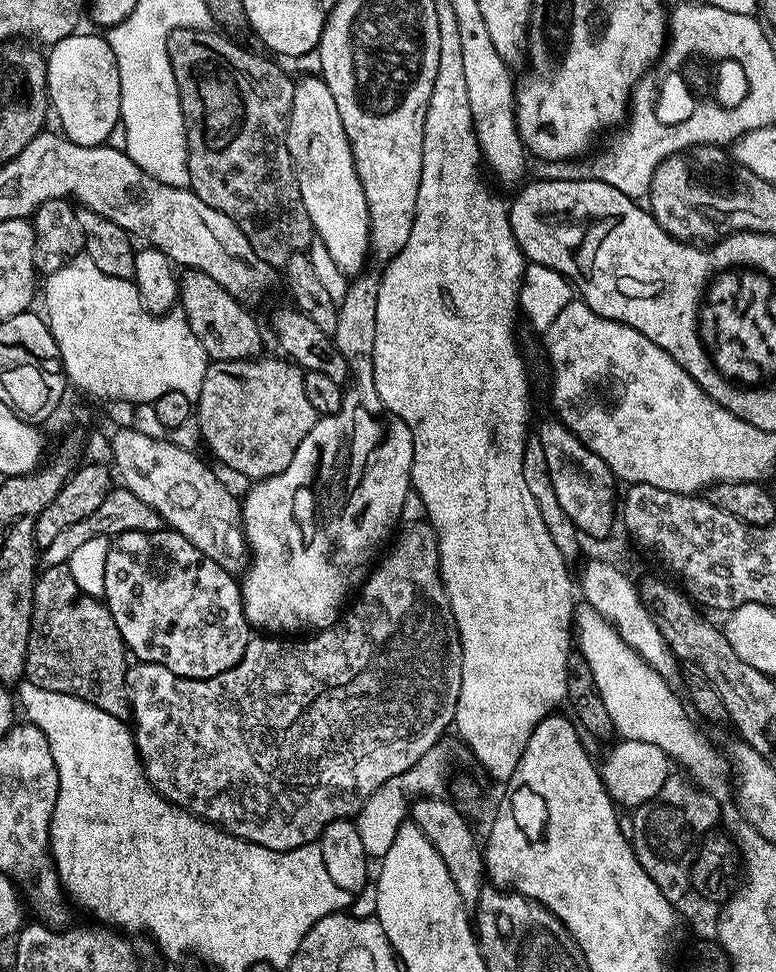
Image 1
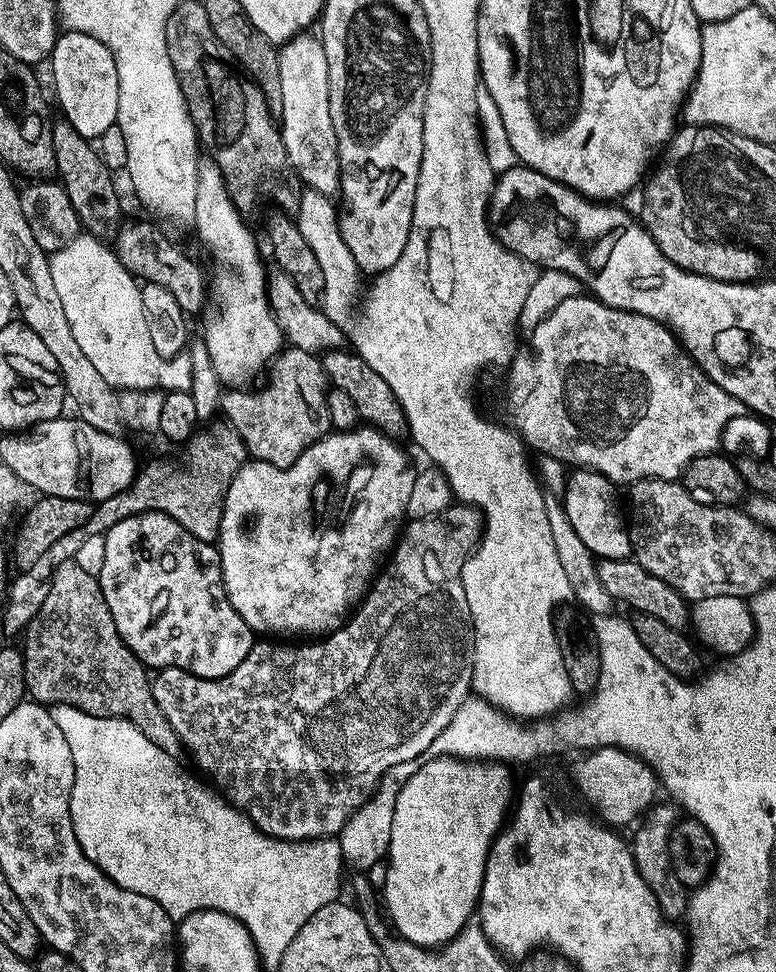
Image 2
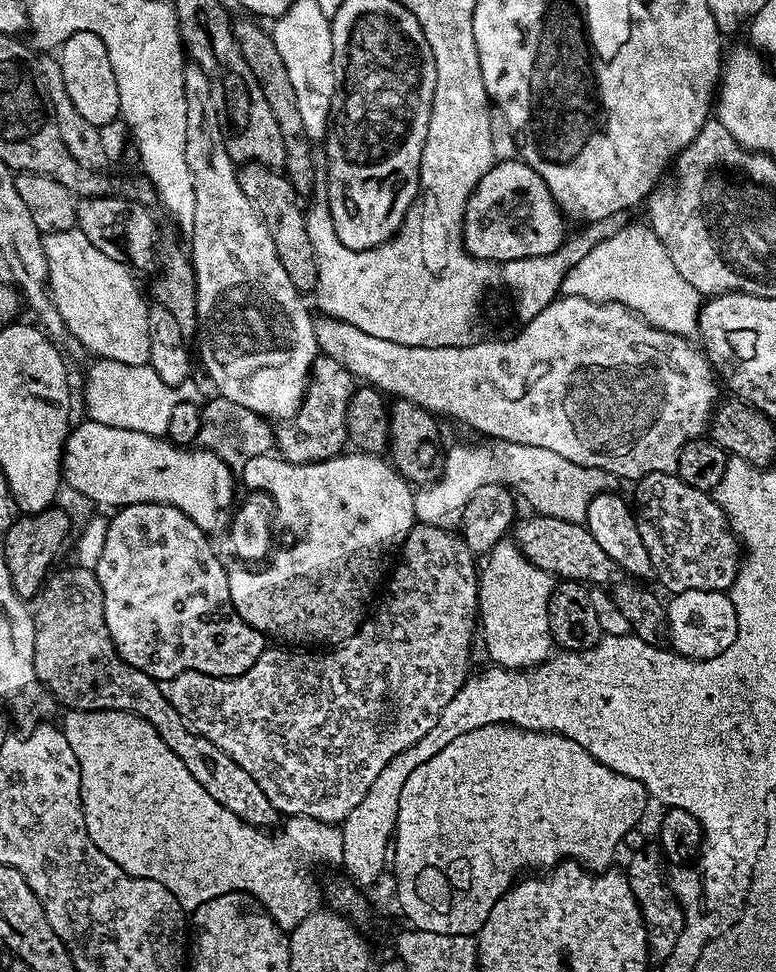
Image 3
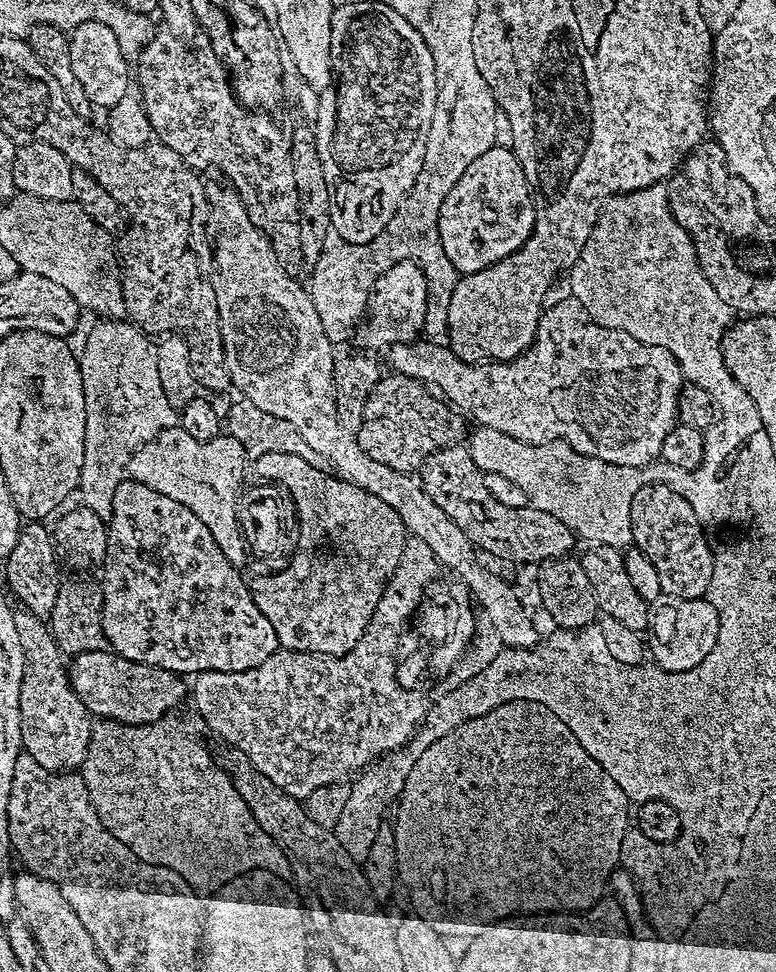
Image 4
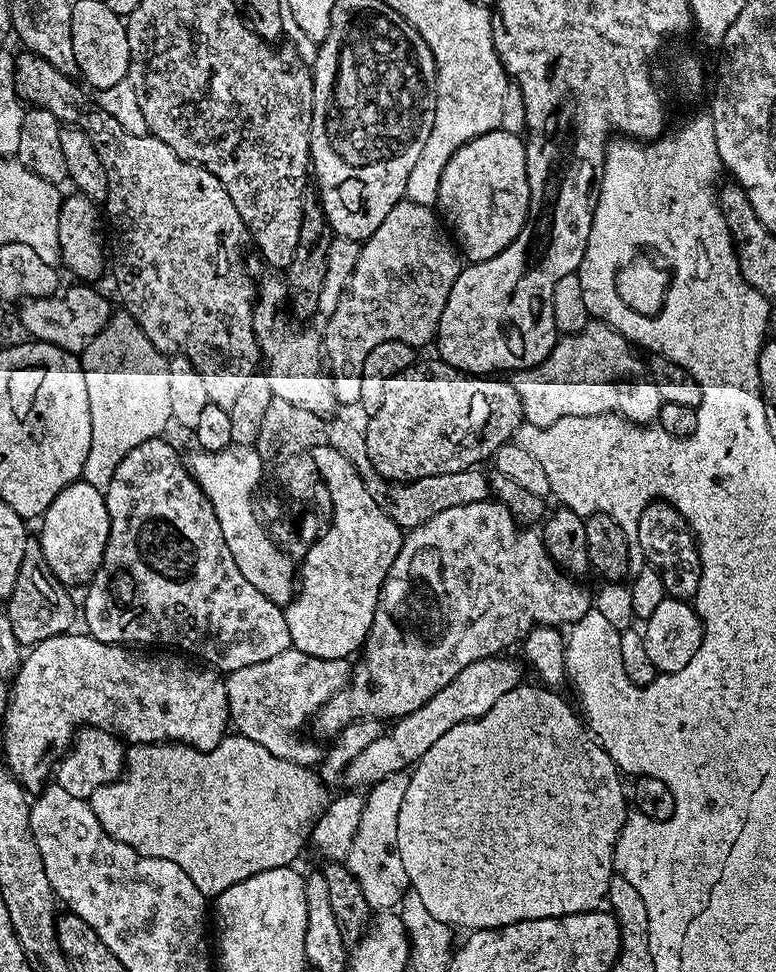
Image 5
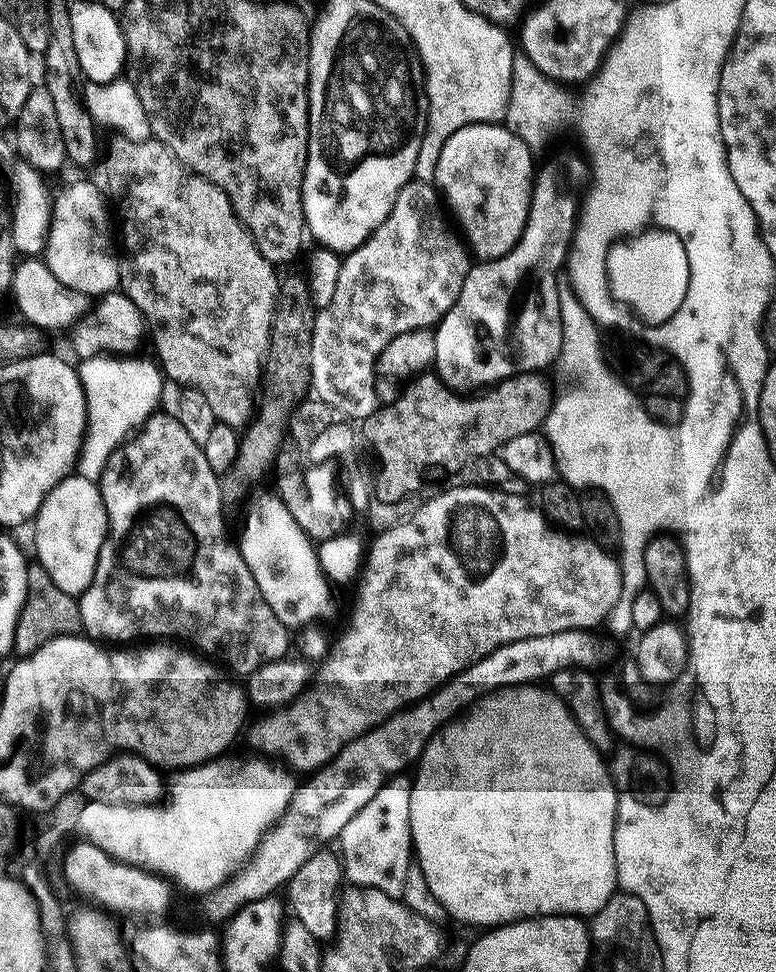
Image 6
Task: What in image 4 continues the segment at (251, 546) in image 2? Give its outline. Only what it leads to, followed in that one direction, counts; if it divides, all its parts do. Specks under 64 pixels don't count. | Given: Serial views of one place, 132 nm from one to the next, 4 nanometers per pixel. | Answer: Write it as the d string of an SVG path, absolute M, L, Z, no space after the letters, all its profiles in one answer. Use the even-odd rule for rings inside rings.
M262 454L255 457L254 464L257 474L264 479L261 481L271 482L281 489L284 487L283 491L295 504L300 515L300 549L288 568L275 574L261 575L261 580L251 585L252 601L262 614L266 614L266 618L270 618L270 626L274 626L274 634L283 651L344 656L354 650L368 628L384 596L384 587L402 558L406 539L402 518L398 518L386 502L374 498L374 494L345 484L327 471L319 472L312 460L303 460L294 454Z

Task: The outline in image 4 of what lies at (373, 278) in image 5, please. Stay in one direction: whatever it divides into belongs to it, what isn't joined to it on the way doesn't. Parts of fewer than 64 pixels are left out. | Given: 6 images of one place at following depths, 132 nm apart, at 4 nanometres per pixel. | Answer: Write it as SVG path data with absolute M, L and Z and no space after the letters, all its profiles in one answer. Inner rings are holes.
M403 260L375 277L370 296L363 321L366 343L387 350L393 344L411 344L424 332L424 319L430 303L428 283L424 272L413 261Z

